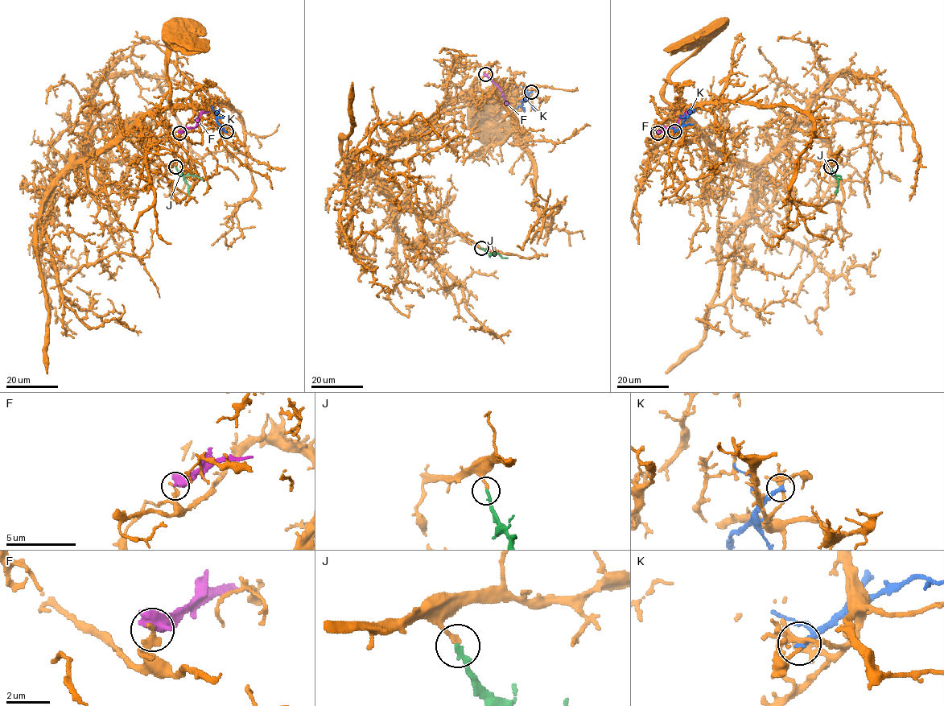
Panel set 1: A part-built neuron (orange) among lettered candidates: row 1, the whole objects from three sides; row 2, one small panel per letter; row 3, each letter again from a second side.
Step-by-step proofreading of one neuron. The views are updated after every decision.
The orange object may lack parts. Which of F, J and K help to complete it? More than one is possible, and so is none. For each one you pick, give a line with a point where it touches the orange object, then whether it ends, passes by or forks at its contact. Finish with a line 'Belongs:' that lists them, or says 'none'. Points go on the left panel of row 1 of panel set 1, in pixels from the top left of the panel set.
J: meets orange at (175, 167); it ends there
Belongs: J

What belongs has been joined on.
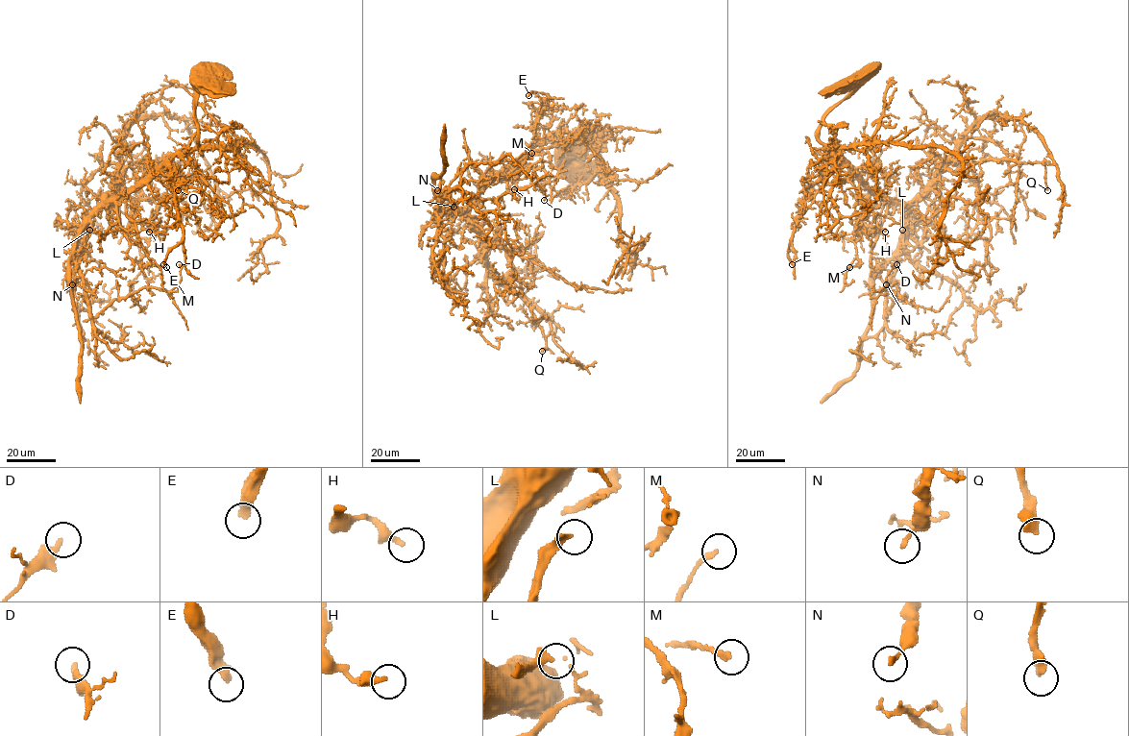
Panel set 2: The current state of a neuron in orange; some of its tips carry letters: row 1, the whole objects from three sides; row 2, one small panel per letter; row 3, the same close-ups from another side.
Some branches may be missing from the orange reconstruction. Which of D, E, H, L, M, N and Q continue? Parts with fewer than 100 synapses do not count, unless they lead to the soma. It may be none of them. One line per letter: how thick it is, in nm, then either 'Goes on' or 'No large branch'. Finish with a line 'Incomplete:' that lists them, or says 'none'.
D: Thickness 280 nm. No large branch
E: Thickness 340 nm. No large branch
H: Thickness 300 nm. No large branch
L: Thickness 320 nm. No large branch
M: Thickness 200 nm. No large branch
N: Thickness 180 nm. No large branch
Q: Thickness 420 nm. No large branch
Incomplete: none

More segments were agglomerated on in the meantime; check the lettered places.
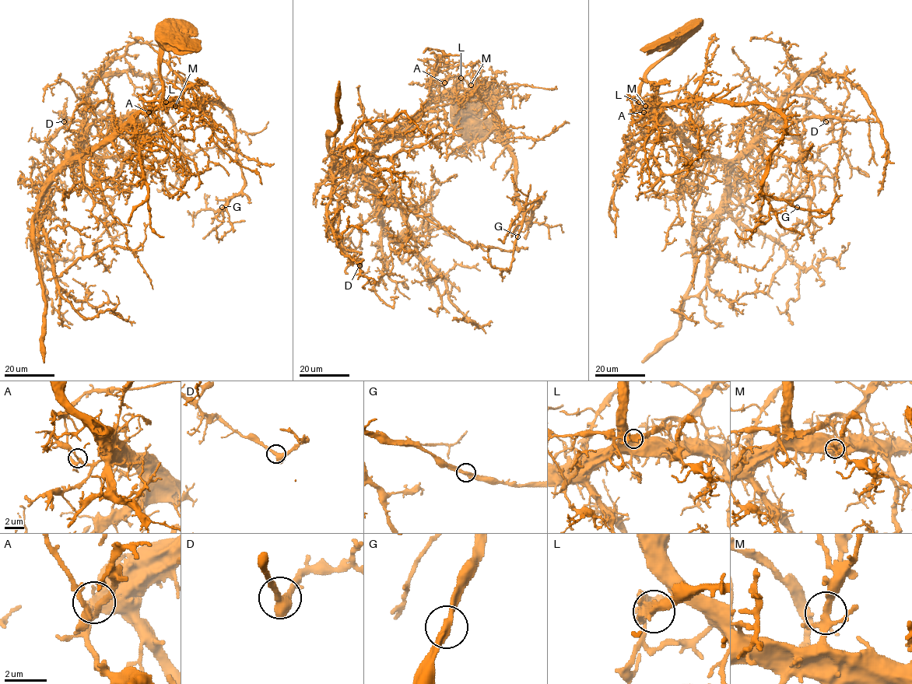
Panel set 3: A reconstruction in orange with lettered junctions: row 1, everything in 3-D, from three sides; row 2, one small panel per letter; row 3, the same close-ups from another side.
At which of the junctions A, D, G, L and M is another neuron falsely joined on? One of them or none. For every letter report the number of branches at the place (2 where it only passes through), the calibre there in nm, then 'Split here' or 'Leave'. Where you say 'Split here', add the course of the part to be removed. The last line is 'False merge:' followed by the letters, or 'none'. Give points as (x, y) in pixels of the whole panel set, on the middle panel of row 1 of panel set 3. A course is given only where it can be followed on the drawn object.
A: Branches: 3. Thickness 200 nm. Leave
D: Branches: 2. Thickness 440 nm. Leave
G: Branches: 2. Thickness 300 nm. Leave
L: Branches: 2. Thickness 360 nm. Leave
M: Branches: 4. Thickness 240 nm. Leave
False merge: none

